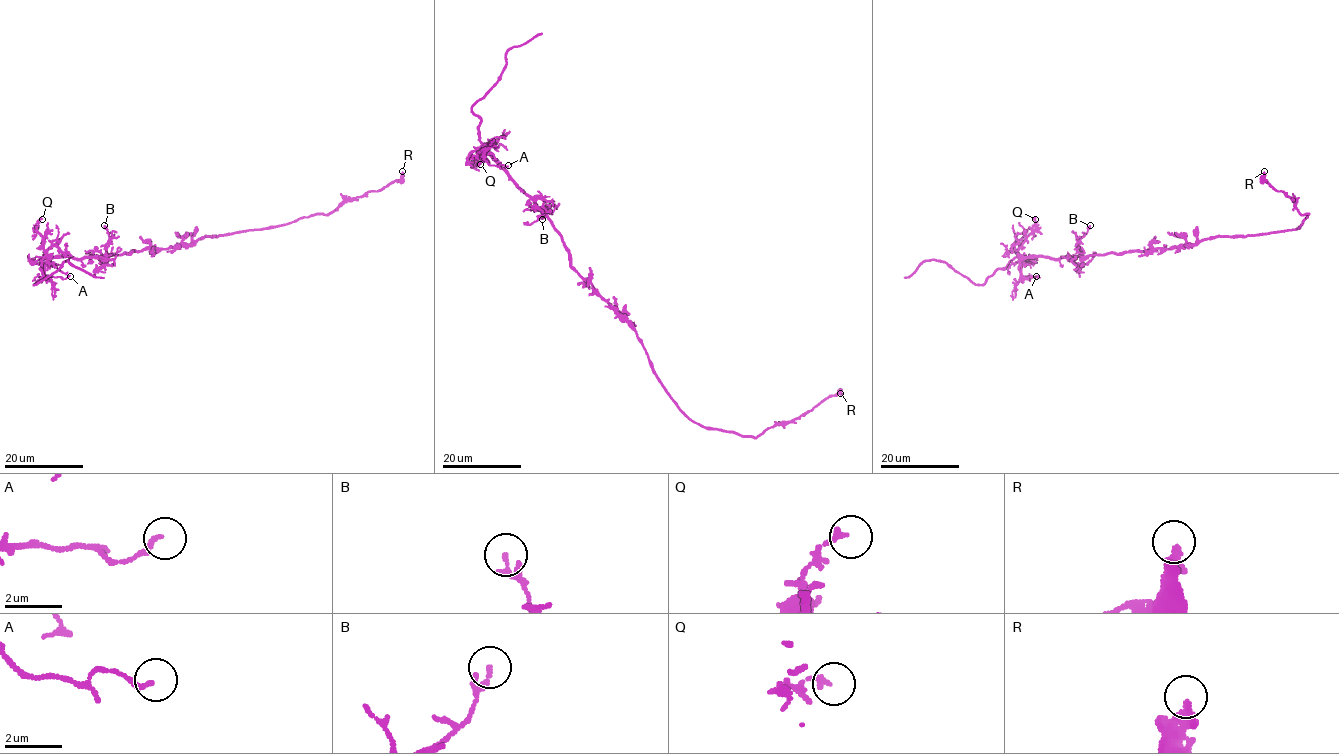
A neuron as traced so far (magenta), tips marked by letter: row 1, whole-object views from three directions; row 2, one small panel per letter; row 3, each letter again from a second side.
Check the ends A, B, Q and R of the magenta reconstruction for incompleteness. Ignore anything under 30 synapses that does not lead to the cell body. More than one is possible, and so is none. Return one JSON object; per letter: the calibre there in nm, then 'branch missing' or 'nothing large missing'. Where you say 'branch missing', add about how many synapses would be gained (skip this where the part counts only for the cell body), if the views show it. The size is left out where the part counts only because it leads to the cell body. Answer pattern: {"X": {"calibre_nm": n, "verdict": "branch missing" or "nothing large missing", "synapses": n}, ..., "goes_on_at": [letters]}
{"A": {"calibre_nm": 180, "verdict": "nothing large missing"}, "B": {"calibre_nm": 140, "verdict": "nothing large missing"}, "Q": {"calibre_nm": 190, "verdict": "nothing large missing"}, "R": {"calibre_nm": 320, "verdict": "nothing large missing"}, "goes_on_at": []}

